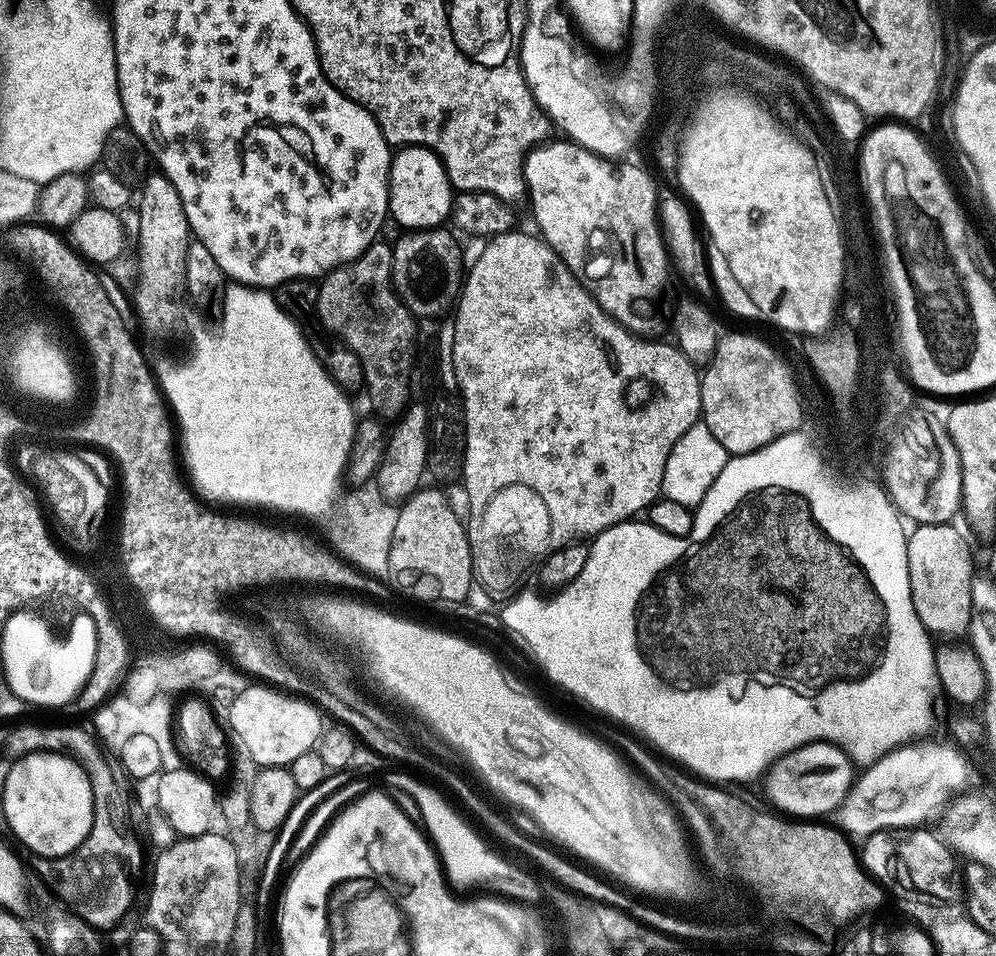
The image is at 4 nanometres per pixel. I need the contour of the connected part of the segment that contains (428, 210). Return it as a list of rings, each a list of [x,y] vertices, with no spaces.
[[[404,146],[392,157],[392,169],[388,175],[388,210],[391,219],[397,220],[404,230],[427,230],[438,228],[451,217],[454,189],[448,180],[444,164],[430,148]]]

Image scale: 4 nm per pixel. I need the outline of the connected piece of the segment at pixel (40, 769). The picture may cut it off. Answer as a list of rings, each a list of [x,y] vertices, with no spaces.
[[[29,751],[12,764],[2,790],[4,820],[8,828],[37,856],[68,856],[92,828],[90,779],[70,757],[46,751]]]

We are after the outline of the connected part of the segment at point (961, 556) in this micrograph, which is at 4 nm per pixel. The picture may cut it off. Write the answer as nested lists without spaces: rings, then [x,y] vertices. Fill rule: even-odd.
[[[952,522],[915,525],[907,533],[906,546],[910,598],[914,602],[914,610],[929,634],[936,638],[944,636],[940,638],[948,642],[956,642],[968,636],[972,617],[974,571],[968,561],[968,544],[956,526]]]

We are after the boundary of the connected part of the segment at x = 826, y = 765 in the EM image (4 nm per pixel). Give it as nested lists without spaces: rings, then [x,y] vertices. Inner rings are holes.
[[[817,742],[807,744],[790,754],[786,754],[768,770],[766,781],[768,780],[768,796],[777,804],[775,807],[781,813],[792,818],[824,818],[827,812],[835,813],[840,807],[840,803],[848,797],[848,791],[852,789],[854,783],[854,764],[848,759],[847,754],[835,744],[827,742]]]

